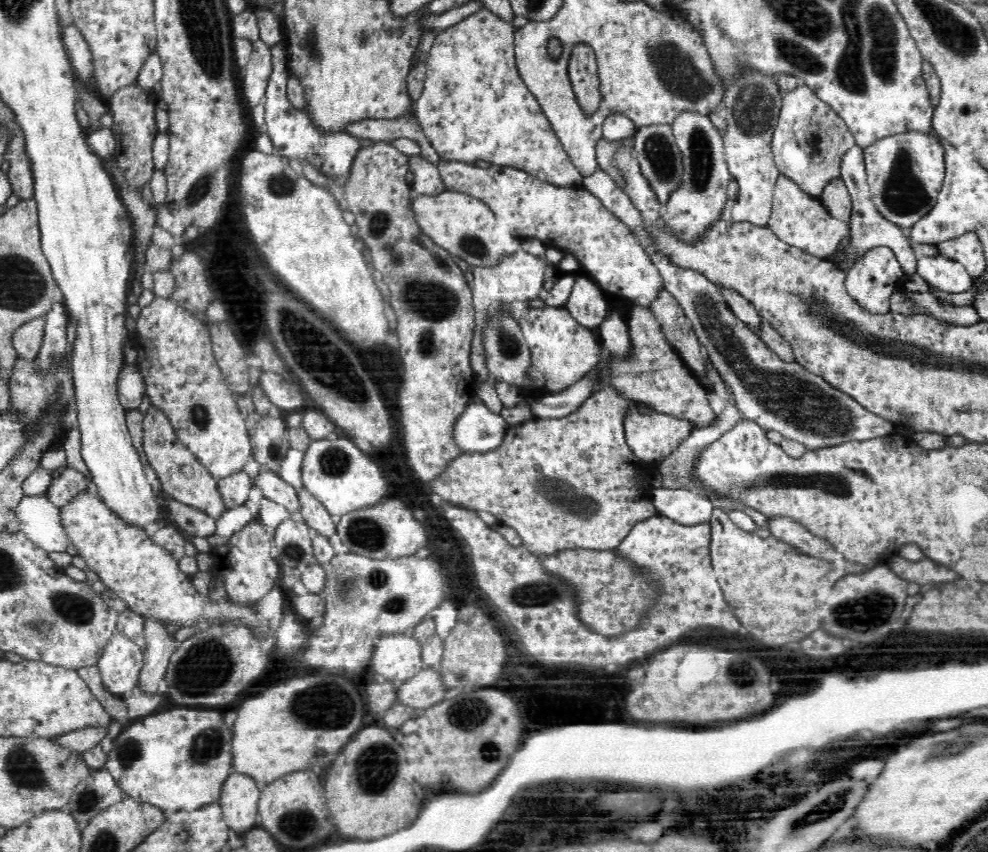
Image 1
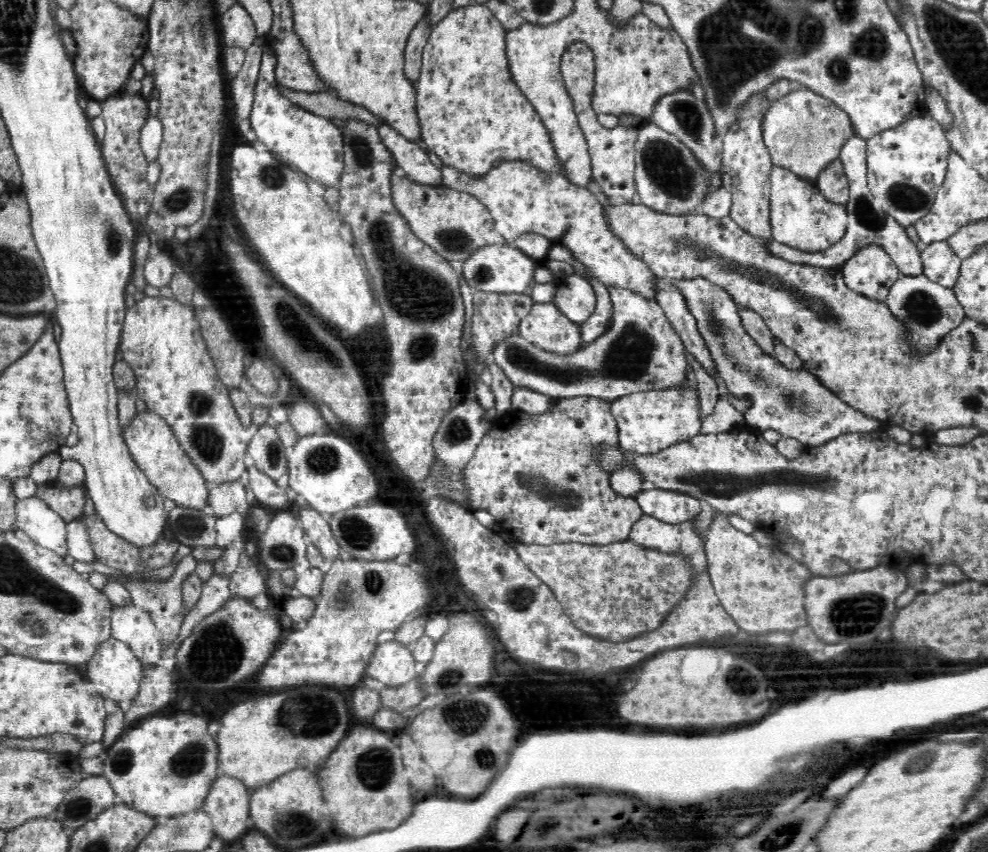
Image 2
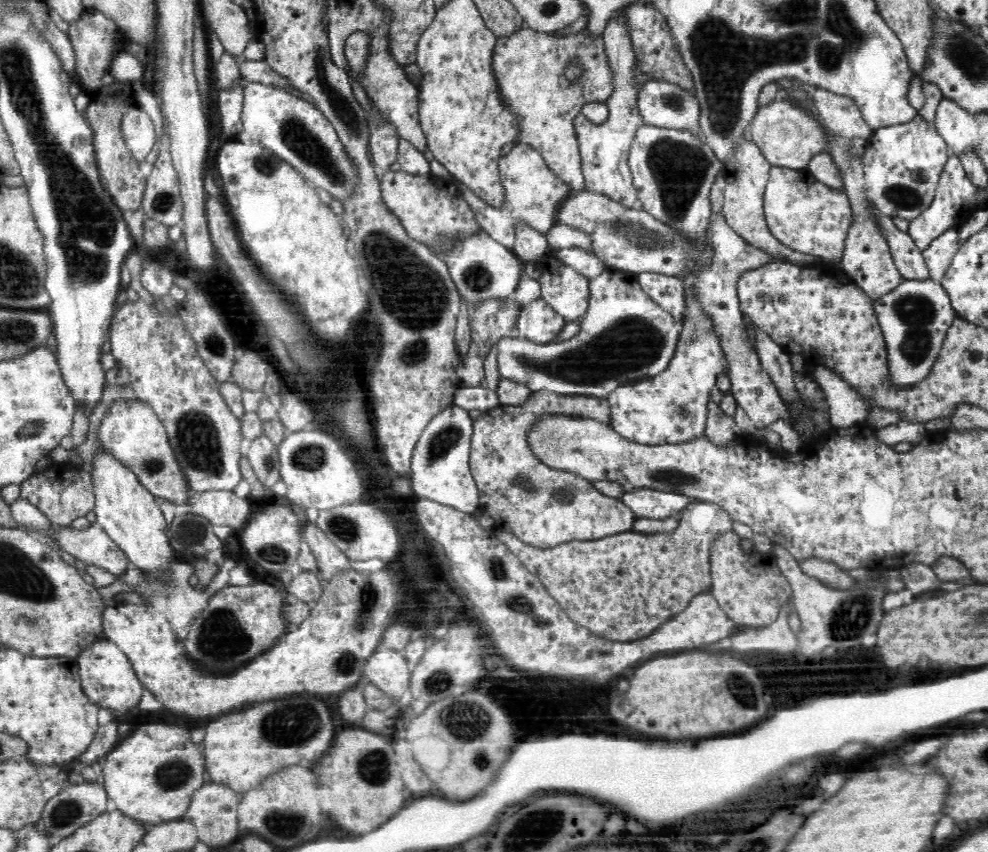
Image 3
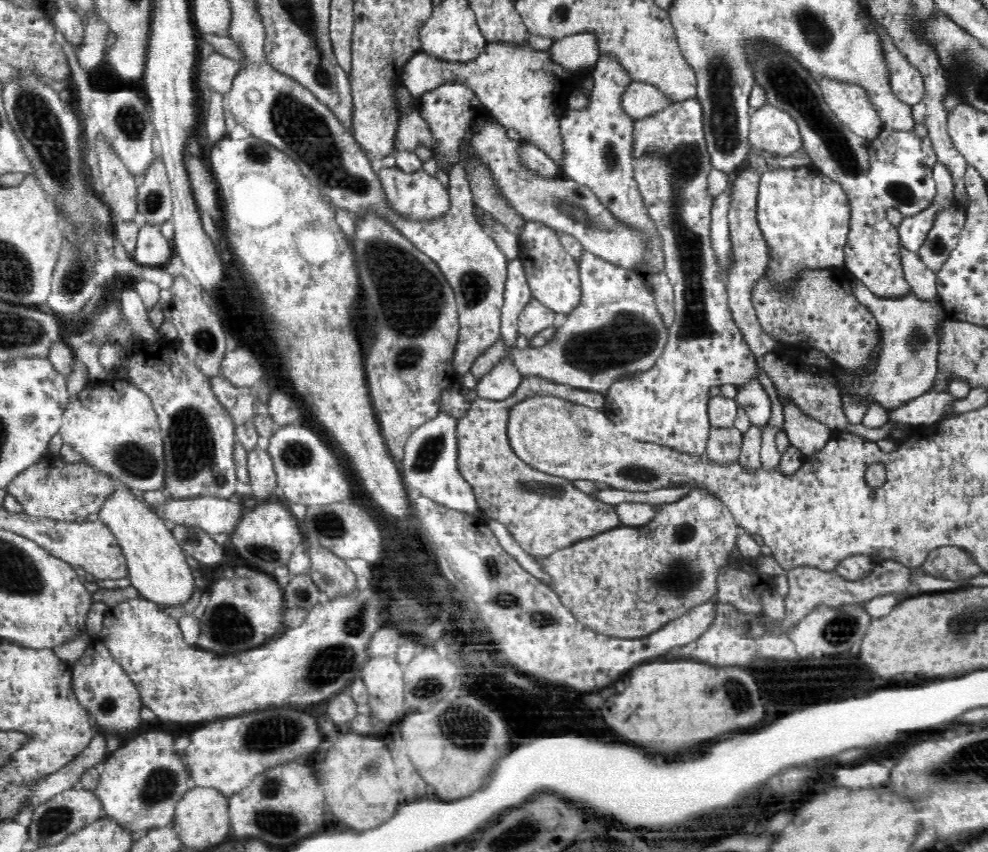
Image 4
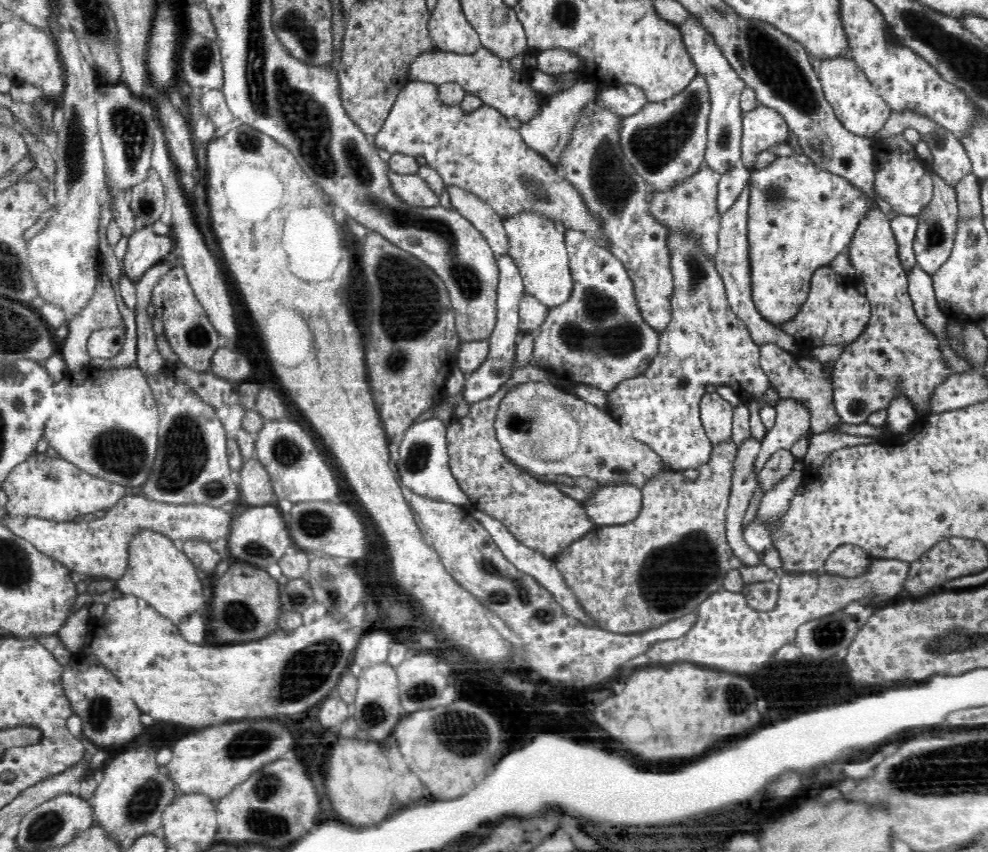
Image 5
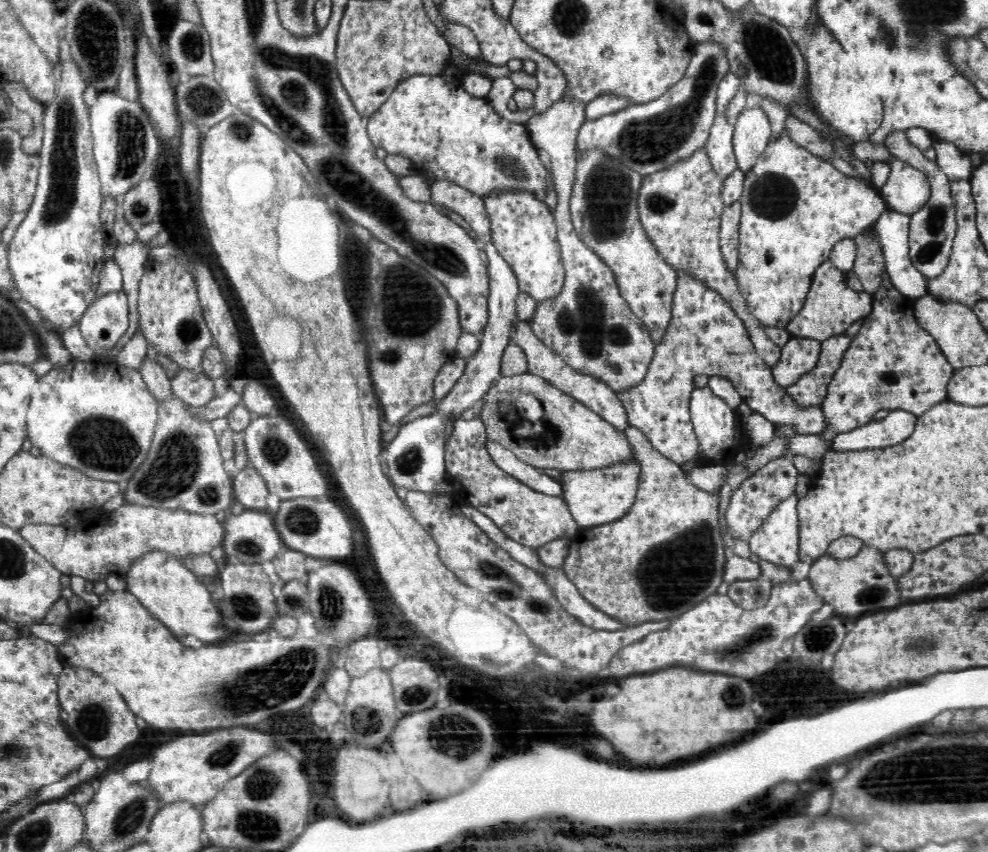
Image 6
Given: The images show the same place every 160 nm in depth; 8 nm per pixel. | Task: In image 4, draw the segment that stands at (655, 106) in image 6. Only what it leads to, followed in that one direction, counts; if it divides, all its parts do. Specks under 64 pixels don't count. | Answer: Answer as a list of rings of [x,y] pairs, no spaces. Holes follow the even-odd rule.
[[[688,98],[688,100],[674,104],[670,109],[667,109],[664,113],[660,113],[657,116],[648,117],[646,119],[636,119],[632,143],[632,159],[633,159],[633,174],[634,179],[638,183],[638,188],[644,201],[645,212],[648,212],[650,220],[654,222],[657,227],[659,237],[662,241],[662,252],[665,256],[665,273],[669,278],[670,284],[673,288],[674,302],[675,302],[675,317],[673,323],[667,327],[669,335],[667,344],[664,347],[663,354],[655,362],[655,365],[647,372],[640,373],[631,377],[630,379],[624,379],[622,381],[616,381],[612,383],[612,386],[604,392],[605,403],[604,413],[606,416],[614,422],[614,424],[620,426],[620,430],[632,437],[636,441],[656,443],[660,446],[671,447],[672,450],[686,451],[688,454],[707,456],[706,448],[710,434],[710,415],[707,413],[709,409],[709,402],[711,400],[710,388],[712,386],[722,386],[723,384],[735,384],[740,387],[742,383],[749,382],[752,378],[758,377],[757,362],[752,354],[752,350],[749,349],[748,343],[744,341],[744,335],[737,328],[734,322],[731,310],[728,306],[727,297],[727,280],[721,278],[719,270],[717,270],[716,253],[713,252],[711,241],[711,208],[715,198],[710,194],[707,189],[707,176],[711,173],[712,160],[710,154],[707,151],[707,142],[705,141],[704,124],[703,124],[703,110],[701,109],[700,102],[697,98]]]

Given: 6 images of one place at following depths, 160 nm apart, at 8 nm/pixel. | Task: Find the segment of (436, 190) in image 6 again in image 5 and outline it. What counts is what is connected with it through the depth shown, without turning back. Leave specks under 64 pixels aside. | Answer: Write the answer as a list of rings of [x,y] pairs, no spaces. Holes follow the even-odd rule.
[[[458,186],[446,187],[452,207],[467,218],[482,235],[496,256],[508,252],[508,237],[501,217],[488,203]]]

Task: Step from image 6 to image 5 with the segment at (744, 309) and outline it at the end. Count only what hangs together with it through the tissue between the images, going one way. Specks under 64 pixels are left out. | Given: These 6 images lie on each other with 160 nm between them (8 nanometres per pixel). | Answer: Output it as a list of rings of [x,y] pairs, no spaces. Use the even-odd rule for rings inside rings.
[[[707,166],[700,169],[692,178],[680,182],[672,192],[654,192],[650,202],[650,213],[658,222],[662,222],[667,230],[687,230],[699,238],[700,245],[715,258],[719,241],[720,213],[717,212],[717,192],[721,175]],[[760,345],[759,363],[768,376],[771,388],[776,389],[779,398],[800,401],[810,409],[811,432],[832,431],[839,424],[846,423],[836,414],[833,403],[833,384],[831,374],[824,373],[822,363],[814,358],[799,358],[776,345]]]

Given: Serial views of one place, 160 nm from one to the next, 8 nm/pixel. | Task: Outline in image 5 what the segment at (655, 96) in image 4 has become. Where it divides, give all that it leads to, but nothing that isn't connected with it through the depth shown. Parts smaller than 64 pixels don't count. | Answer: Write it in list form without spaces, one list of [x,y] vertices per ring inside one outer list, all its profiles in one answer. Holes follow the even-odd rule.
[[[610,84],[598,93],[598,98],[607,104],[608,111],[620,117],[630,117],[648,104],[644,91],[632,84]]]

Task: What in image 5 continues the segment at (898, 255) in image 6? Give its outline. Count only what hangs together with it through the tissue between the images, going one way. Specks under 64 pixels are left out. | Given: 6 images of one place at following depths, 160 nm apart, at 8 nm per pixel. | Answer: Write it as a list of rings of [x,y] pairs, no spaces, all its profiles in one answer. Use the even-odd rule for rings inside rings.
[[[898,215],[890,220],[899,247],[899,259],[903,269],[909,273],[917,266],[913,249],[916,230],[919,229],[919,216]]]

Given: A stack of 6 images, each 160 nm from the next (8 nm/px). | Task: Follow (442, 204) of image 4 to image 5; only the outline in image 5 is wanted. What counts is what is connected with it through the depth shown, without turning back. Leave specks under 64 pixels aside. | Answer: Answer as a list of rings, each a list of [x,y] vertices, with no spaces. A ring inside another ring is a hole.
[[[388,172],[389,184],[392,192],[400,197],[405,204],[415,208],[426,208],[439,205],[439,195],[428,186],[428,183],[417,174],[399,174]]]

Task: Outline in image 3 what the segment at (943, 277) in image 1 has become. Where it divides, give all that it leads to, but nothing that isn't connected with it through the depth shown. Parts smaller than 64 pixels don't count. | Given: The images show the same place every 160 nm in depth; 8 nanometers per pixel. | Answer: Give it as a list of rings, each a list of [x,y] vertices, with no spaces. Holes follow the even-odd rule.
[[[958,229],[948,230],[923,250],[929,278],[934,282],[940,282],[950,268],[952,259],[959,252],[958,241],[960,241]]]

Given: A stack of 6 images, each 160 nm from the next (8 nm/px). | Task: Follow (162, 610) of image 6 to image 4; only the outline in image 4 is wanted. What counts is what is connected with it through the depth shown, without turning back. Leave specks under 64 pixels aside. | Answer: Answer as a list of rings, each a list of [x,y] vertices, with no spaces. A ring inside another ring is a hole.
[[[113,490],[104,500],[98,514],[118,540],[127,560],[131,587],[137,595],[158,605],[182,605],[190,600],[196,590],[196,573],[186,562],[186,554],[169,525],[154,510],[150,510],[150,504],[138,500],[130,492],[124,494],[122,490]]]

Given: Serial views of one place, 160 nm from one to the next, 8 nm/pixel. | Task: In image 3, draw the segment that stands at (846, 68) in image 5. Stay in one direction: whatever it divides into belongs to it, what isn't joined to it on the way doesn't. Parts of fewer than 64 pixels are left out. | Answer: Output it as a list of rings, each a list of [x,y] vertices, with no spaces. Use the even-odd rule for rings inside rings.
[[[816,88],[812,100],[815,111],[832,135],[841,135],[850,140],[868,140],[872,136],[874,131],[865,125],[861,111],[849,98]]]

